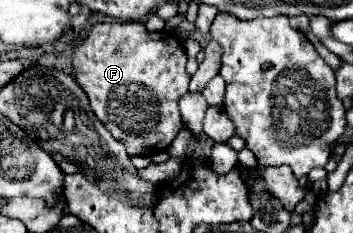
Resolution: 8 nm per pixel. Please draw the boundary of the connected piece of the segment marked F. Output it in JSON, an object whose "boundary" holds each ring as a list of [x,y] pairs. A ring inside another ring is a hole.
{"boundary":[[[110,22],[90,26],[86,38],[72,52],[74,76],[88,94],[90,106],[110,134],[122,142],[130,156],[154,156],[168,150],[176,134],[182,130],[178,100],[188,92],[190,76],[186,74],[186,52],[170,32],[148,32],[142,22]]]}

